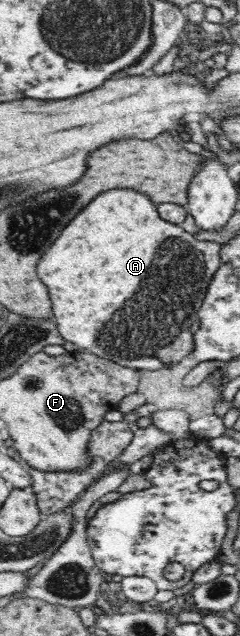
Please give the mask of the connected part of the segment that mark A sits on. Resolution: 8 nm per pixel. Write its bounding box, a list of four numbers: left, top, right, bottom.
[37,191,219,371]

